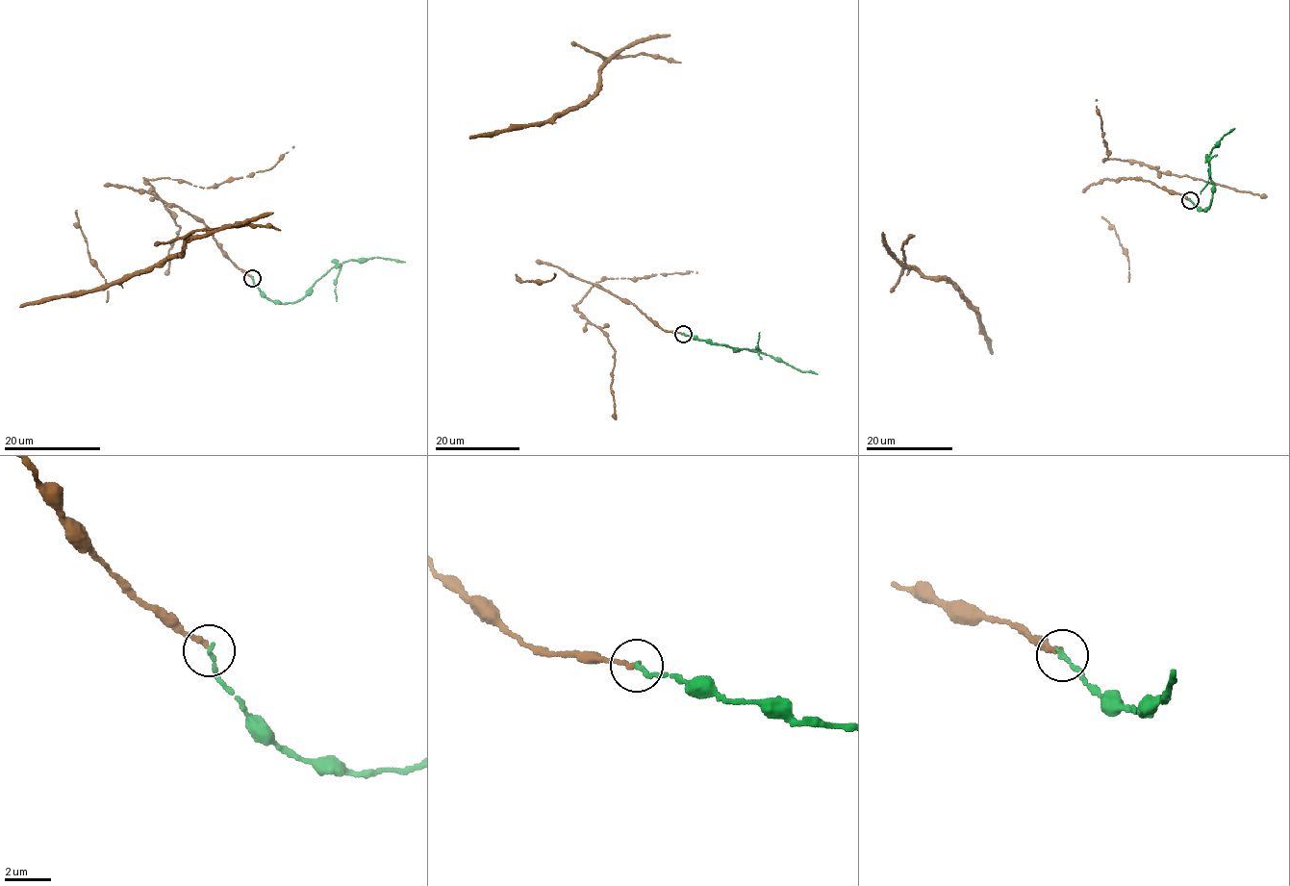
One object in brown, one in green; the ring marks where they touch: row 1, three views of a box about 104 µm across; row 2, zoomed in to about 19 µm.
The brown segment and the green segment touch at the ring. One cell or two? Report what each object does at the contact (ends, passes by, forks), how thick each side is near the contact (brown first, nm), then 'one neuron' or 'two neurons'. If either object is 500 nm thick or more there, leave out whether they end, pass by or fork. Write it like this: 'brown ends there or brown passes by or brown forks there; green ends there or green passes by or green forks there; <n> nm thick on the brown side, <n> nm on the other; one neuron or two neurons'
brown ends there; green ends there; 240 nm thick on the brown side, 240 nm on the other; one neuron

